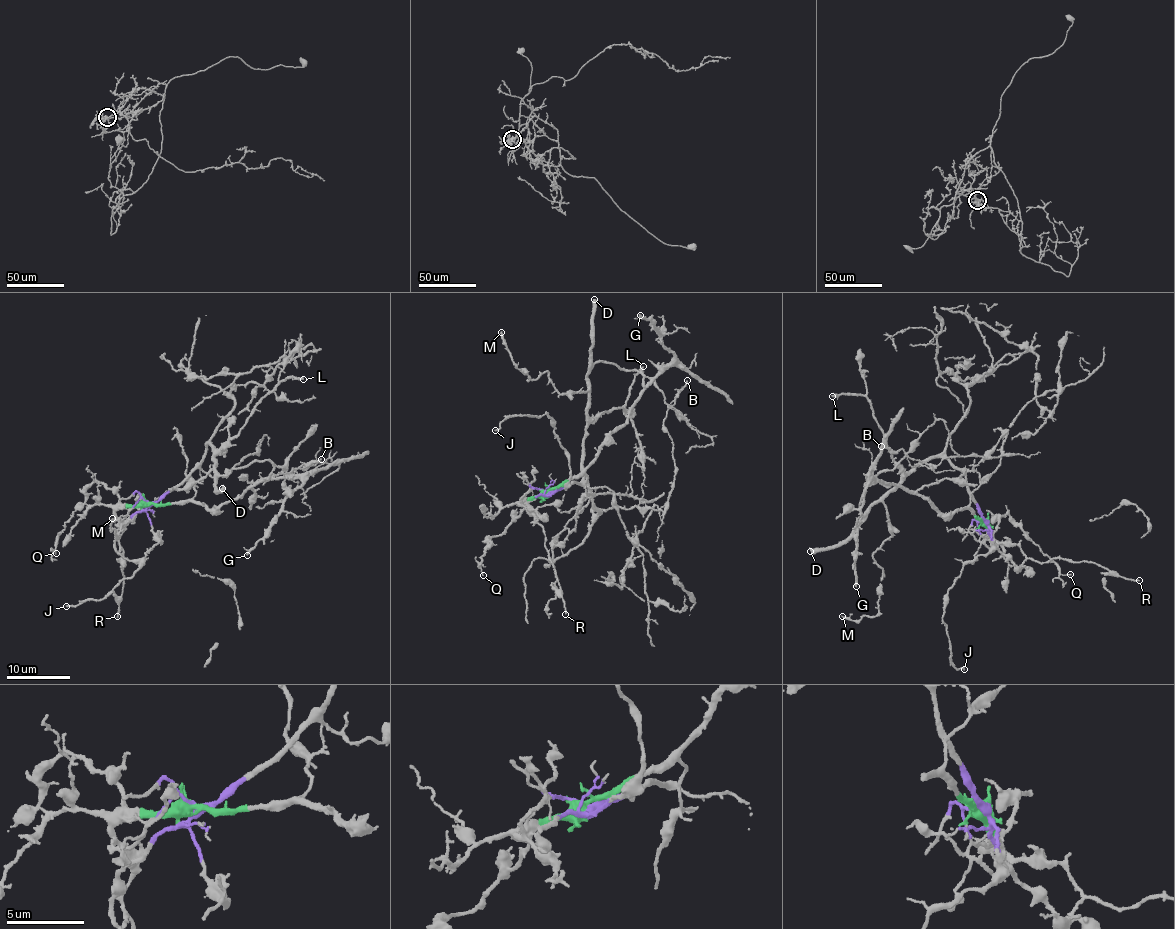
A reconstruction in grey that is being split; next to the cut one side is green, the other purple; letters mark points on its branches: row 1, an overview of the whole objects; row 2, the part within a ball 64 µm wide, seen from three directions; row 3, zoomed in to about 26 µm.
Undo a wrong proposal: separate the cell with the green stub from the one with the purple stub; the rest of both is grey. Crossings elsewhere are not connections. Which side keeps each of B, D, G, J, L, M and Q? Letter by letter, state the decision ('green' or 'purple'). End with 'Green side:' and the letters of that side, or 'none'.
B: purple
D: purple
G: green
J: purple
L: purple
M: purple
Q: green
Green side: G, Q

